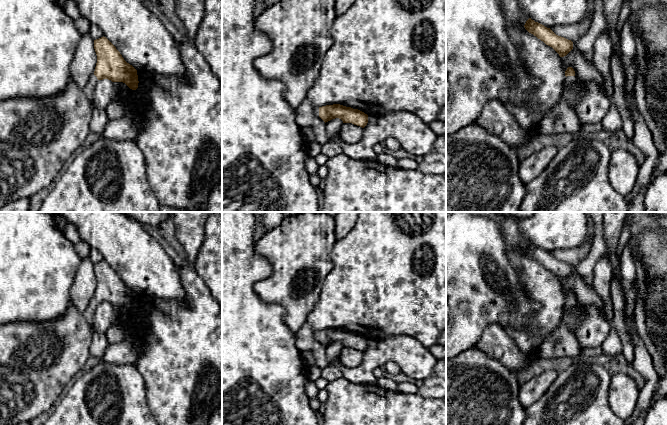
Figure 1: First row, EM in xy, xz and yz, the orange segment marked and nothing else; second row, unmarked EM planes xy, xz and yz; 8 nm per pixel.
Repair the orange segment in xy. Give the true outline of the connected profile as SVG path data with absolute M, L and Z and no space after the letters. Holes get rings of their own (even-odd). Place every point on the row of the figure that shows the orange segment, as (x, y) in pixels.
M106 37L94 40L94 49L97 55L95 71L83 88L89 101L93 101L98 80L108 79L112 82L123 82L132 90L138 88L137 70L124 60Z

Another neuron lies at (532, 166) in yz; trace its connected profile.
M550 145L521 161L518 174L523 184L527 185L531 180L542 173L556 156L558 150L555 145Z

